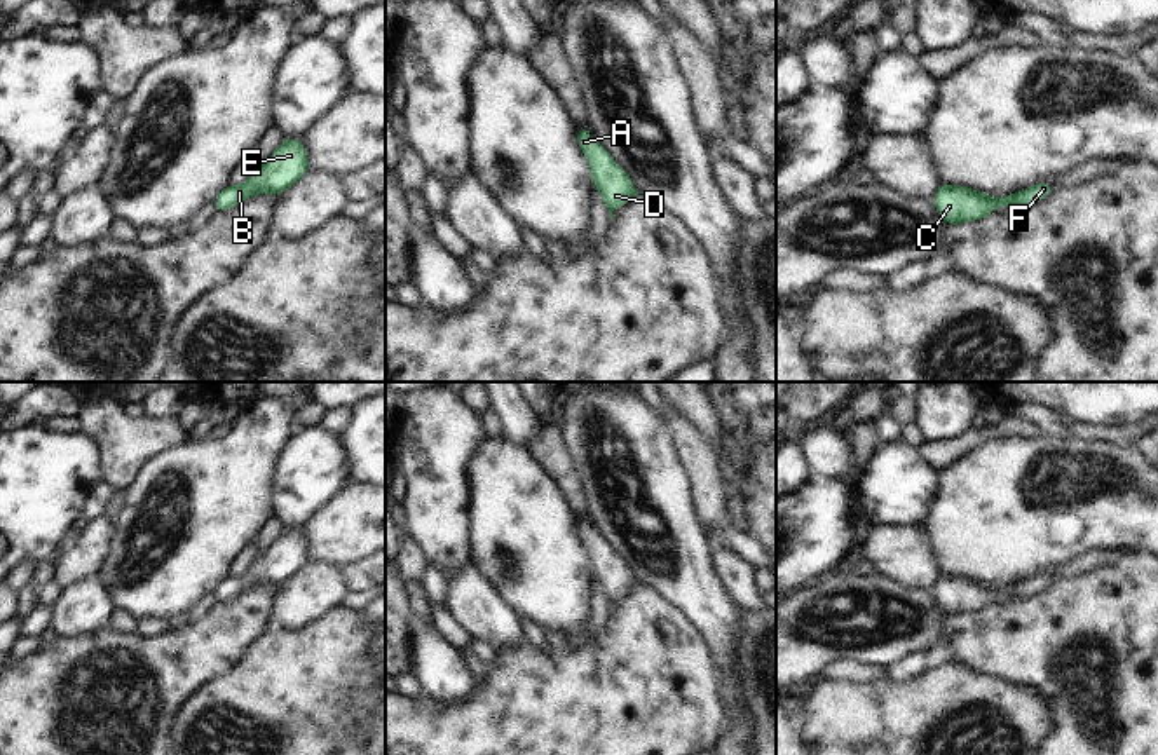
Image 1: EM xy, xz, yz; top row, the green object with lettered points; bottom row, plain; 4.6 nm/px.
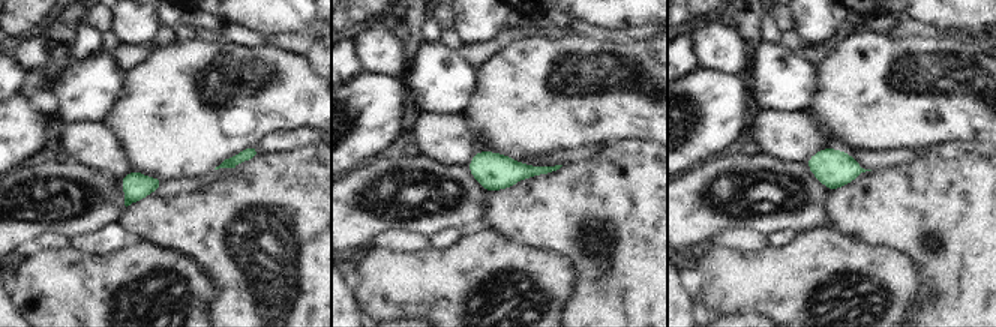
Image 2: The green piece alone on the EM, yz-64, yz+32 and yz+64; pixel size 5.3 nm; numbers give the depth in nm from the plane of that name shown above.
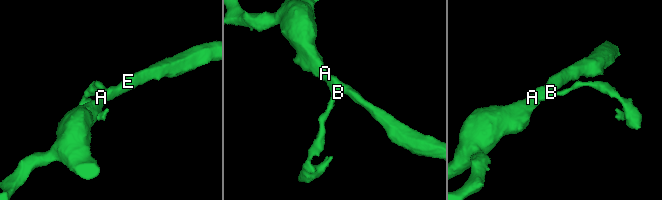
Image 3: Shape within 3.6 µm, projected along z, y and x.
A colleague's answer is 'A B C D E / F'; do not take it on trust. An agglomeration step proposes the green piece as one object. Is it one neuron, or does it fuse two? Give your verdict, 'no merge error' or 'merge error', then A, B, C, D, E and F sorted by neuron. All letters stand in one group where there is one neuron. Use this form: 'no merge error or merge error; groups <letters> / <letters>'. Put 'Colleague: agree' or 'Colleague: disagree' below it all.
no merge error; groups A B C D E F
Colleague: disagree

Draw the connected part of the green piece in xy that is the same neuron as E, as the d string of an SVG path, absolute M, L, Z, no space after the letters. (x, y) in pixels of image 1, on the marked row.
M286 138L265 162L256 164L242 185L227 185L220 190L215 209L223 213L260 194L281 195L307 171L310 171L310 166L302 139Z

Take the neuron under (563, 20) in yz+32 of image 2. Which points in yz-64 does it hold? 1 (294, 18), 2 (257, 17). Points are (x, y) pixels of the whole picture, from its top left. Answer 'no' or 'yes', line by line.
1: no
2: no

